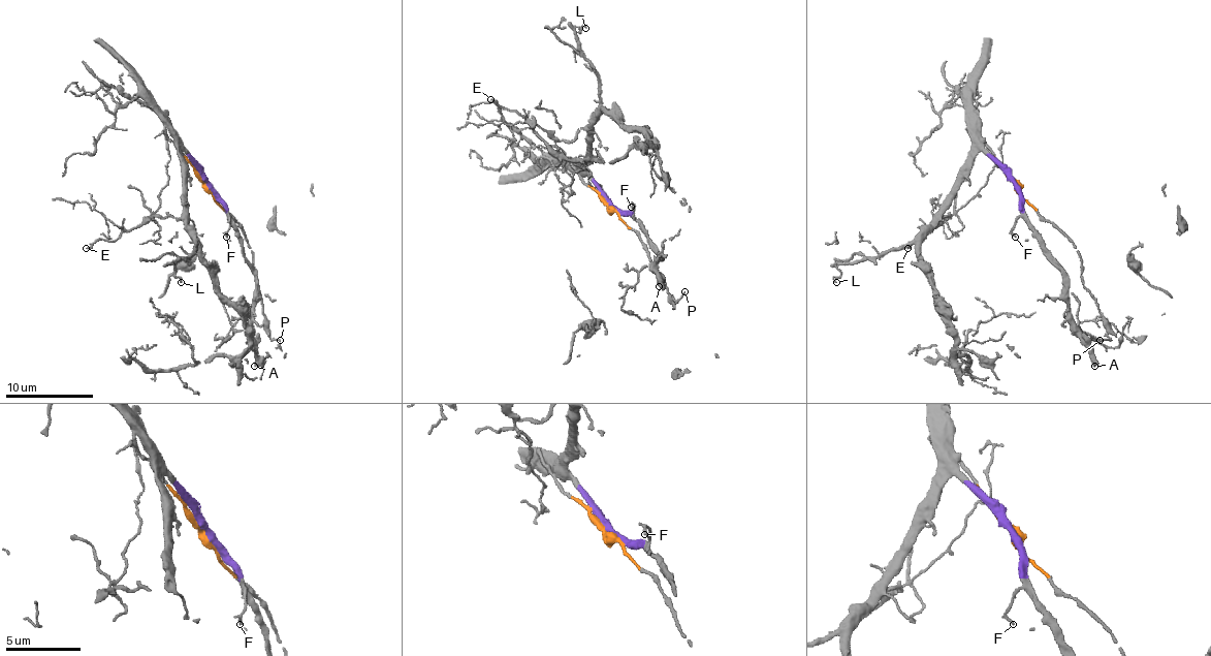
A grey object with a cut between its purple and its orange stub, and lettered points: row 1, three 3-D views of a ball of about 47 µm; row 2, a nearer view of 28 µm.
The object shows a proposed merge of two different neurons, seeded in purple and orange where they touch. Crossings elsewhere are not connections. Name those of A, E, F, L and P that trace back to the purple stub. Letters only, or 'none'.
A, E, F, L

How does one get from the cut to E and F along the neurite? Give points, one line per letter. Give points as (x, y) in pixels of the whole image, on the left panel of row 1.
E: (203, 181), (203, 175), (184, 150), (184, 205), (180, 218), (149, 216), (114, 240), (94, 240), (86, 249)
F: (203, 181), (227, 214), (225, 238)

